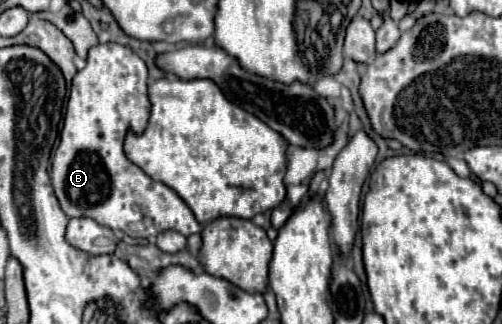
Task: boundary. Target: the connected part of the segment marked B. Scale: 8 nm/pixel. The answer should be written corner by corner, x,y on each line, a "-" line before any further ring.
115,42
93,46
87,54
87,66
71,82
61,142
51,164
51,184
69,218
87,216
131,238
155,238
163,230
177,230
183,236
201,232
191,208
169,186
151,180
123,154
127,130
143,132
147,118
145,62
131,48

